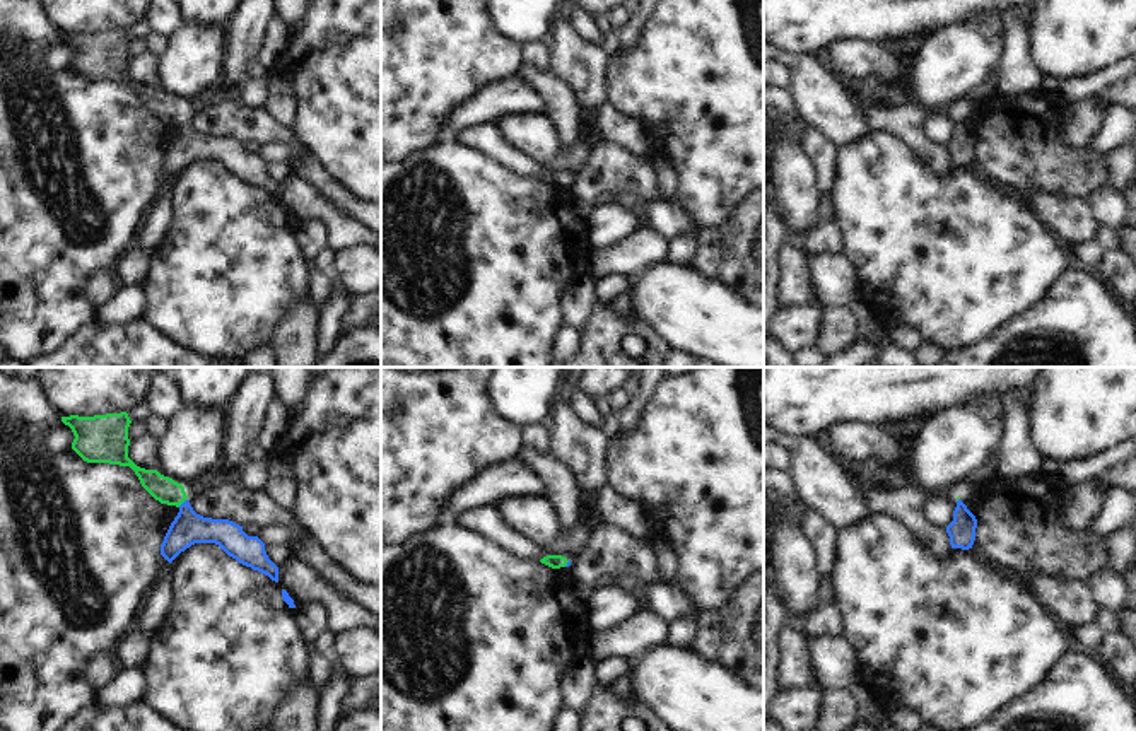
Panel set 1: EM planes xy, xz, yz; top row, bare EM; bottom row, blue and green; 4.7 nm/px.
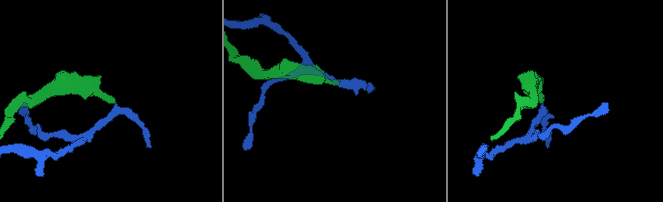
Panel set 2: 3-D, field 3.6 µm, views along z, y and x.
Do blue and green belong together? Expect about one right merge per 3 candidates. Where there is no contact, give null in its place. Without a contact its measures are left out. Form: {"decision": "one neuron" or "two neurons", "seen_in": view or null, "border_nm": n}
{"decision": "two neurons", "seen_in": "xy", "border_nm": 50}

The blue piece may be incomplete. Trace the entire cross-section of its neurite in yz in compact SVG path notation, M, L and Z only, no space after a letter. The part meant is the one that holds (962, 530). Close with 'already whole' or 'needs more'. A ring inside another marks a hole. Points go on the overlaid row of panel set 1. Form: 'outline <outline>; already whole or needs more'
outline M957 500L953 521L946 526L952 548L969 550L975 540L977 519L962 500Z; already whole

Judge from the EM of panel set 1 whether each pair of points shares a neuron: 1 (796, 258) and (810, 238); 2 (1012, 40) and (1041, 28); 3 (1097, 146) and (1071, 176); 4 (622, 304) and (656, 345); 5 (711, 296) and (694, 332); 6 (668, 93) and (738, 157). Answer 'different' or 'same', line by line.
1: different
2: different
3: different
4: different
5: same
6: same

